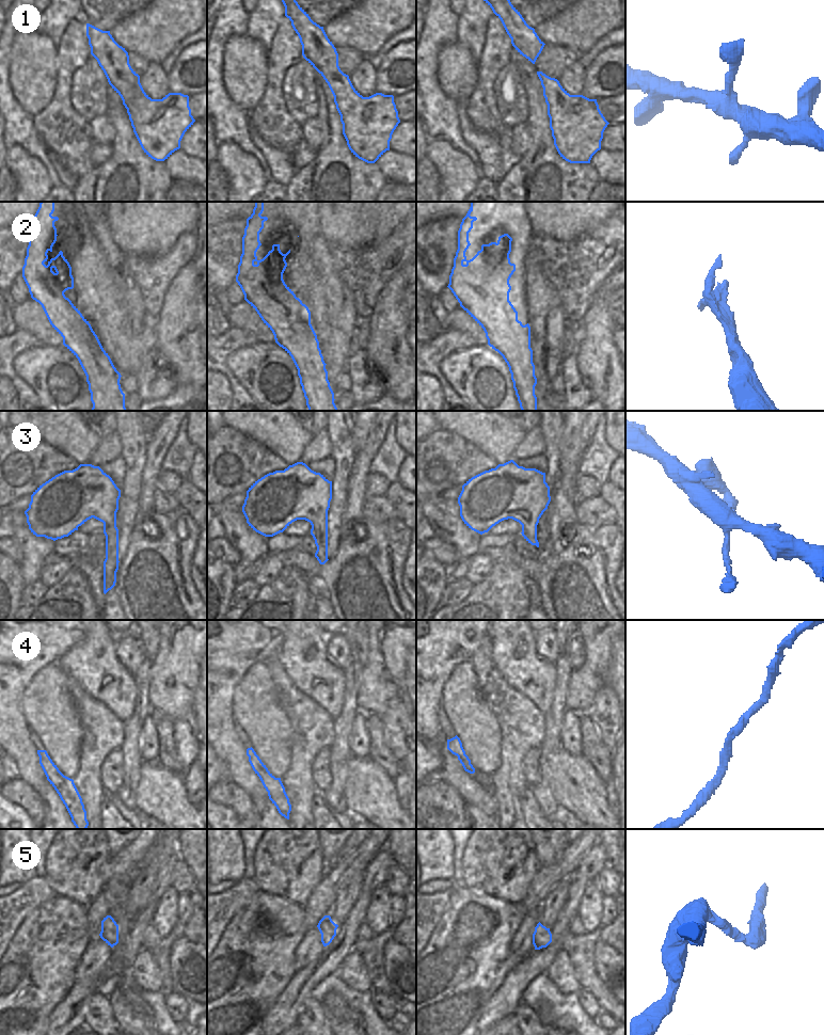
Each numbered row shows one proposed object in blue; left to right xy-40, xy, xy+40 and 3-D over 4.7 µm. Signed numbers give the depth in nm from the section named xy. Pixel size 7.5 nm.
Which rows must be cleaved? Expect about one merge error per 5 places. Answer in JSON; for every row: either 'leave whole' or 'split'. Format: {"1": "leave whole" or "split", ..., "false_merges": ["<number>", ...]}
{"1": "leave whole", "2": "leave whole", "3": "leave whole", "4": "leave whole", "5": "leave whole", "false_merges": []}

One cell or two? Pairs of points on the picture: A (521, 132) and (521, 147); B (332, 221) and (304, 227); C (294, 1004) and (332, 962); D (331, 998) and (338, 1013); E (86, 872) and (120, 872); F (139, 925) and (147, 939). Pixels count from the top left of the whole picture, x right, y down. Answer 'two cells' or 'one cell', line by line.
A: one cell
B: two cells
C: one cell
D: one cell
E: two cells
F: two cells

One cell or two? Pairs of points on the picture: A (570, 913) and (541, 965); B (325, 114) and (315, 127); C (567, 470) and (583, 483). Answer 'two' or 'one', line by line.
A: one
B: two
C: two

